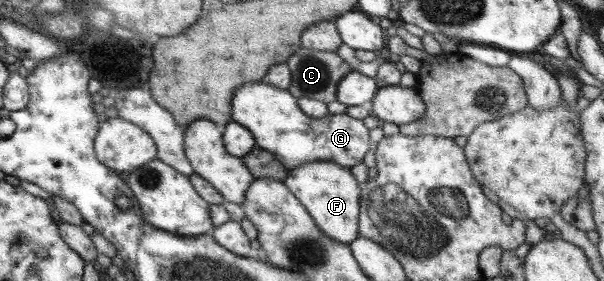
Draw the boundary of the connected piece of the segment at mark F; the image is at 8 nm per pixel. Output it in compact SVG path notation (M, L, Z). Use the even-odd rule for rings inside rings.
M313 161L288 170L282 181L325 235L347 245L358 234L360 196L360 184L349 170L335 162Z

